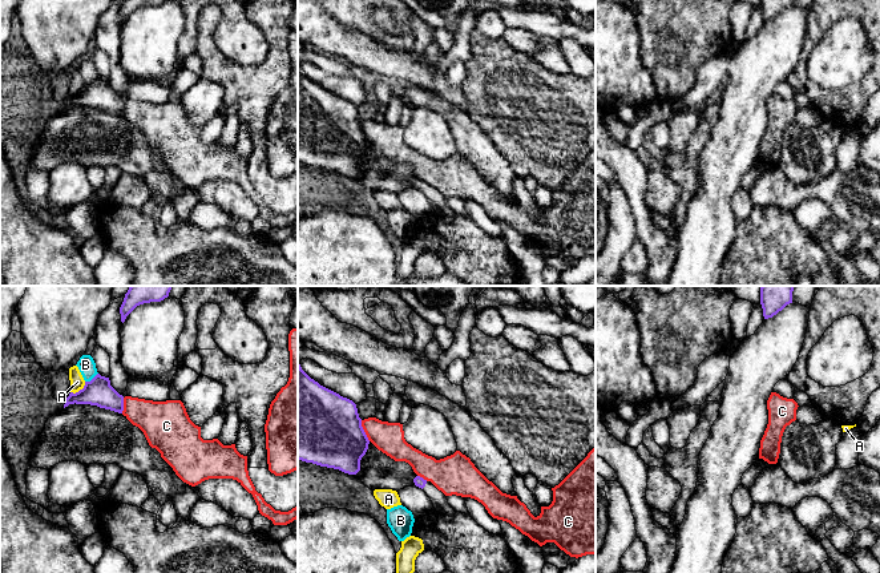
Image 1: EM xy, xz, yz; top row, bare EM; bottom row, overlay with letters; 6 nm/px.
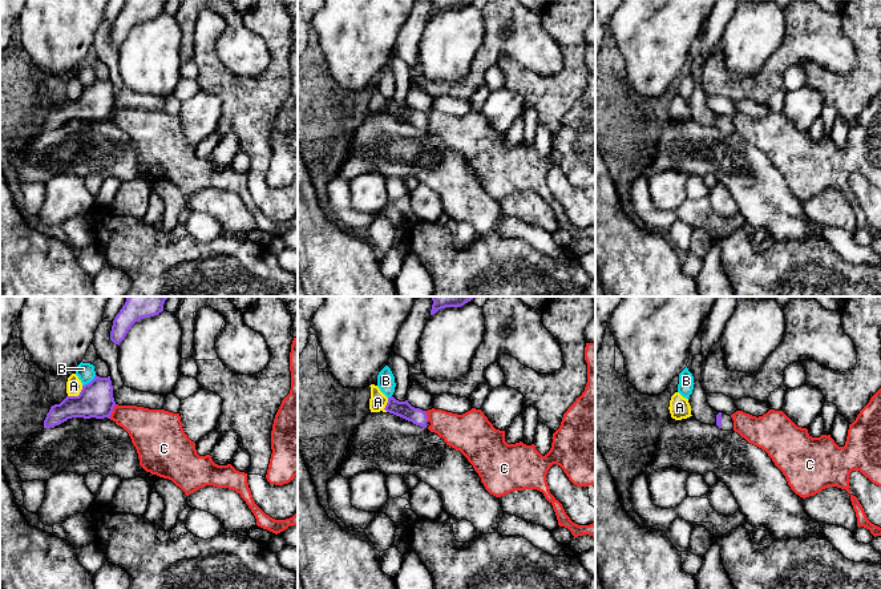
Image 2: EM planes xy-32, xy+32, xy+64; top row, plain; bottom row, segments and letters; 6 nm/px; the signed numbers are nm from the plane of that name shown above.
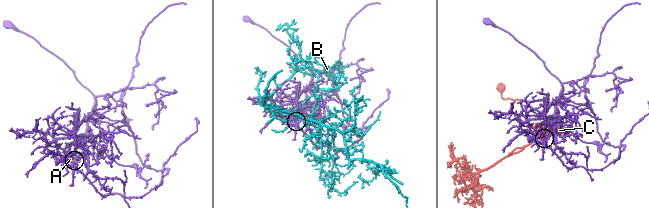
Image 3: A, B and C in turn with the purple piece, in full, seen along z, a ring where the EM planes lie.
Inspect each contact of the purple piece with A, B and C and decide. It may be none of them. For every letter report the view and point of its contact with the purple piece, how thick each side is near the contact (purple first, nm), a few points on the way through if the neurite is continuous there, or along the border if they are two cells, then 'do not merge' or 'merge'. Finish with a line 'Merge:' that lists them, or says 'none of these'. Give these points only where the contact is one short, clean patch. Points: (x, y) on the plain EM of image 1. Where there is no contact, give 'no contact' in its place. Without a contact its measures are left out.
A: xy (80, 92) | 160/90 nm | along xy (85, 84), (81, 91), (71, 95) | do not merge
B: xy (92, 81) | 160/110 nm | do not merge
C: xz (363, 133) | 440/190 nm | do not merge
Merge: none of these

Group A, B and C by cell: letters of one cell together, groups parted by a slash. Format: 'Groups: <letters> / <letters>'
Groups: A / B / C

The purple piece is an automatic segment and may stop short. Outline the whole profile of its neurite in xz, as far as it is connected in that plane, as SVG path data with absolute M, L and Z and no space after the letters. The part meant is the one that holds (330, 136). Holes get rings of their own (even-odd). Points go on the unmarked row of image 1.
M298 65L298 162L356 177L368 146L356 106L320 88Z

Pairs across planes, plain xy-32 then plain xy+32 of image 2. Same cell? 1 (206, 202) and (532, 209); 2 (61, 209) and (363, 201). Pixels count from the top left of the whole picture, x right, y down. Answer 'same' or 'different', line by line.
1: same
2: same

